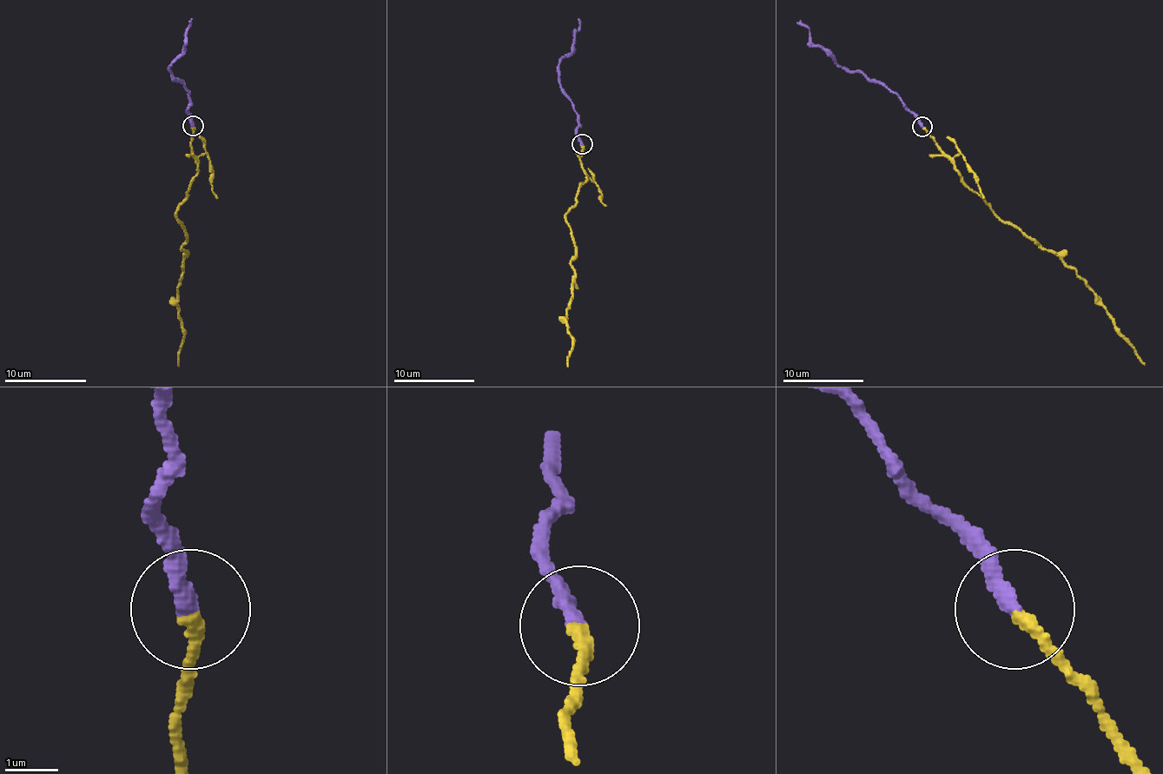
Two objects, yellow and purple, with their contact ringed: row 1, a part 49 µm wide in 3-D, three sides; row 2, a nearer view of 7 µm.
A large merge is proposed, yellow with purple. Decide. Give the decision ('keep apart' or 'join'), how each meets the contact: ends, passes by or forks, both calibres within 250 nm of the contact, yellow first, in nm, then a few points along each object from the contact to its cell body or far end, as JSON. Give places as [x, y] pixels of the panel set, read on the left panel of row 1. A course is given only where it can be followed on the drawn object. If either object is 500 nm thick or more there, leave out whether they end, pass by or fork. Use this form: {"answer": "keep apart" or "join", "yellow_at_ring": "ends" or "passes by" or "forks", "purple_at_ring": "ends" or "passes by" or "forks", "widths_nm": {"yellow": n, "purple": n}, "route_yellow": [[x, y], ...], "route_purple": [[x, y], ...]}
{"answer": "keep apart", "yellow_at_ring": "ends", "purple_at_ring": "ends", "widths_nm": {"yellow": 240, "purple": 300}, "route_yellow": [[193, 125], [190, 154], [196, 176], [176, 211], [186, 233], [178, 313], [184, 335], [178, 366]], "route_purple": [[193, 125], [188, 93], [170, 72], [170, 68], [182, 56], [190, 25], [188, 21]]}

